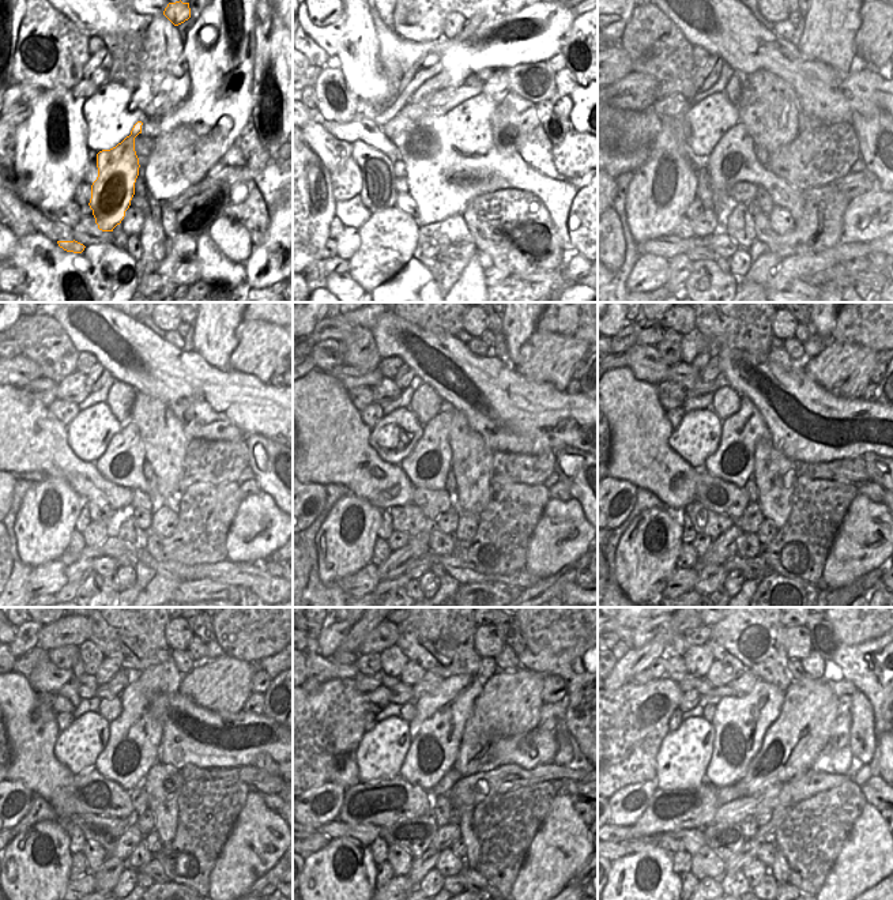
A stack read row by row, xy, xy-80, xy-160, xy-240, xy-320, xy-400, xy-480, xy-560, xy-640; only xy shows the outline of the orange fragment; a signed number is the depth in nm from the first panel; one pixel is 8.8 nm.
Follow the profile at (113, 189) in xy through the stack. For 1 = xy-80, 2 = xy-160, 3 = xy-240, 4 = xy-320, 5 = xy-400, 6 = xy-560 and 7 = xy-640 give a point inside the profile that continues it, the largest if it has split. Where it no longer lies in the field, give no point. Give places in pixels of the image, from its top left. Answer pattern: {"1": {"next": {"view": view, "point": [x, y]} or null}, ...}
{"1": {"next": {"view": "xy-80", "point": [429, 165]}}, "2": {"next": {"view": "xy-160", "point": [733, 159]}}, "3": {"next": {"view": "xy-240", "point": [121, 463]}}, "4": {"next": {"view": "xy-320", "point": [426, 466]}}, "5": {"next": {"view": "xy-400", "point": [734, 459]}}, "6": {"next": {"view": "xy-560", "point": [436, 730]}}, "7": {"next": {"view": "xy-640", "point": [739, 723]}}}

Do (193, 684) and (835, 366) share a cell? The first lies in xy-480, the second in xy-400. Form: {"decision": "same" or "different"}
{"decision": "same"}

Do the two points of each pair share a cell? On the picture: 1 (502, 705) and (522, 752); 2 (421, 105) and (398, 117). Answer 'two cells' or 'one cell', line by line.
1: two cells
2: one cell

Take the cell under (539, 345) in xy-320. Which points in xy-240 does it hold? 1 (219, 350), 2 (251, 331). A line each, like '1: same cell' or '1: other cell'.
1: other cell
2: same cell

